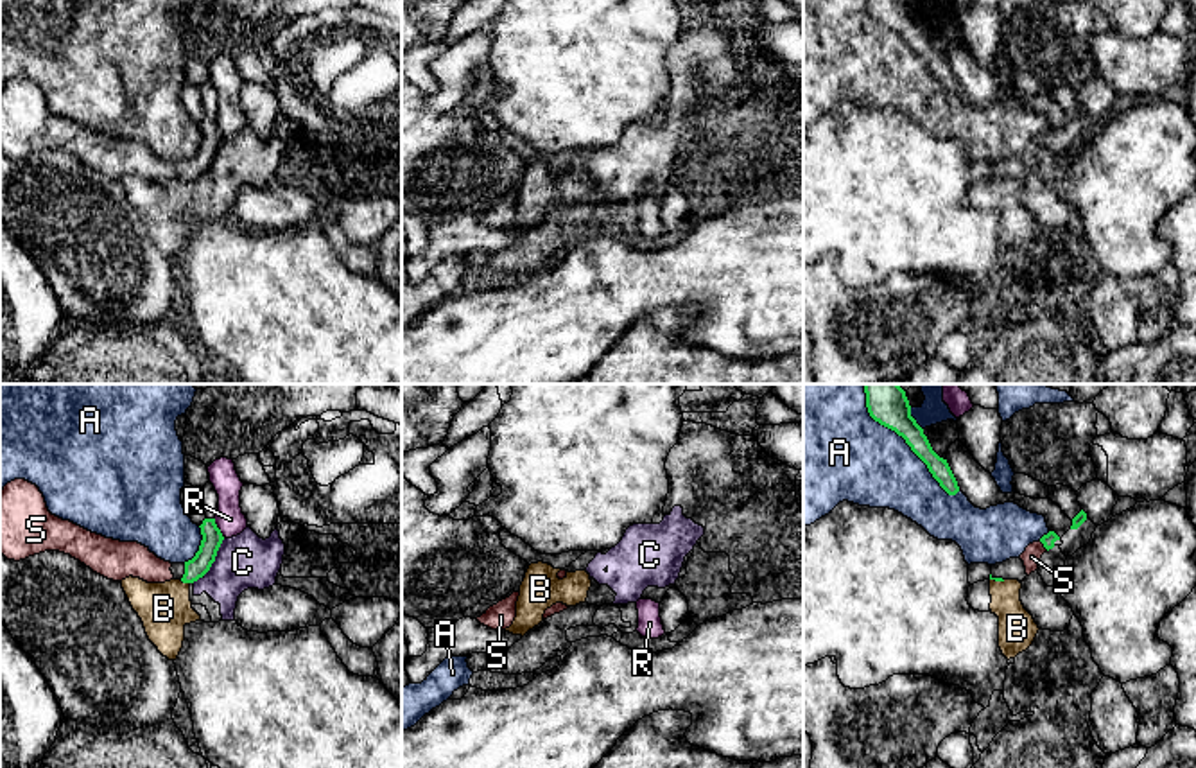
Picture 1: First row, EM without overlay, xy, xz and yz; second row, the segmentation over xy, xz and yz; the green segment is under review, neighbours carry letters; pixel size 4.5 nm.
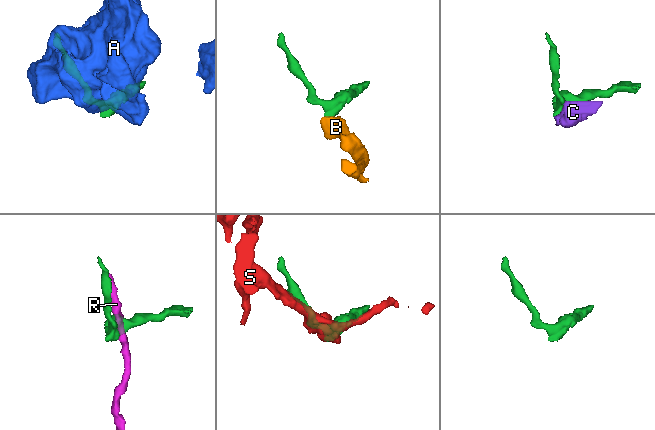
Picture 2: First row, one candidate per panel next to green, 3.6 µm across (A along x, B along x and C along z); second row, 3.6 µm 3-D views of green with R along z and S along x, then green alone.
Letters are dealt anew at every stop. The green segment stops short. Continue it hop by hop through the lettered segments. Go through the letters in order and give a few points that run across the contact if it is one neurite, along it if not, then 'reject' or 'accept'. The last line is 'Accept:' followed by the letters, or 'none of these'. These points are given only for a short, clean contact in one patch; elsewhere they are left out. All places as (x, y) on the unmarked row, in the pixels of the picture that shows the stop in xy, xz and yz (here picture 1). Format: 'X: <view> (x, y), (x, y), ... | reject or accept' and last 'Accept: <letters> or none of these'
A: reject
B: xy (180, 178), (189, 182) | reject
C: xy (225, 135), (212, 164), (192, 180) | reject
R: xy (214, 117), (223, 135) | reject
S: yz (1051, 135), (1044, 144), (1031, 155) | accept
Accept: S

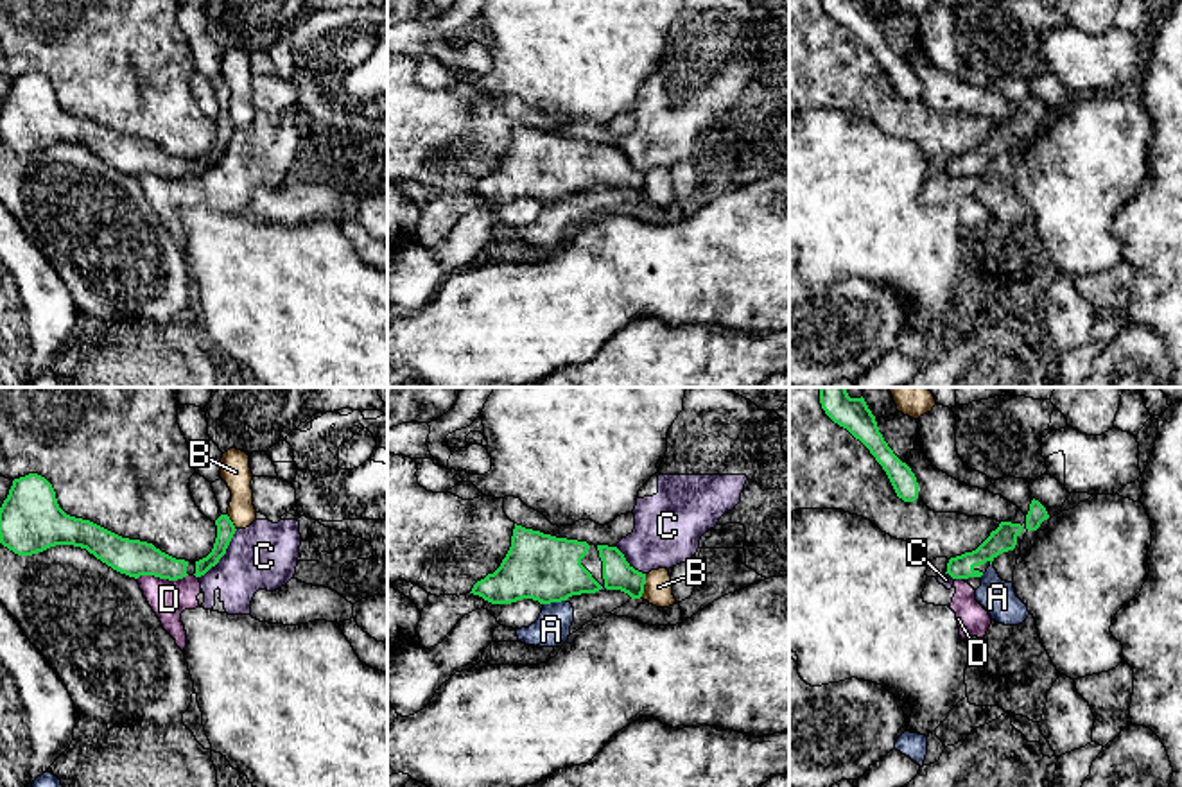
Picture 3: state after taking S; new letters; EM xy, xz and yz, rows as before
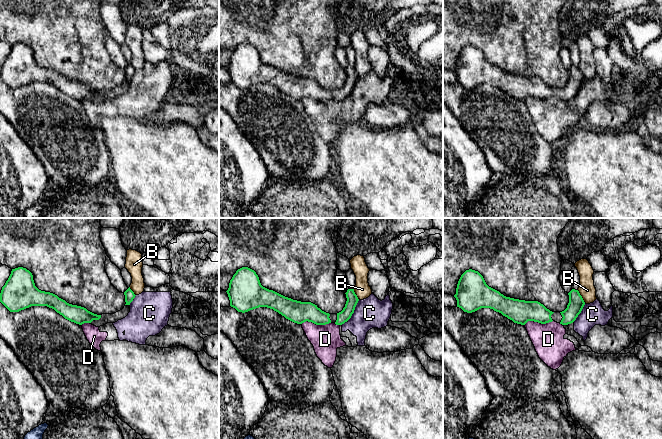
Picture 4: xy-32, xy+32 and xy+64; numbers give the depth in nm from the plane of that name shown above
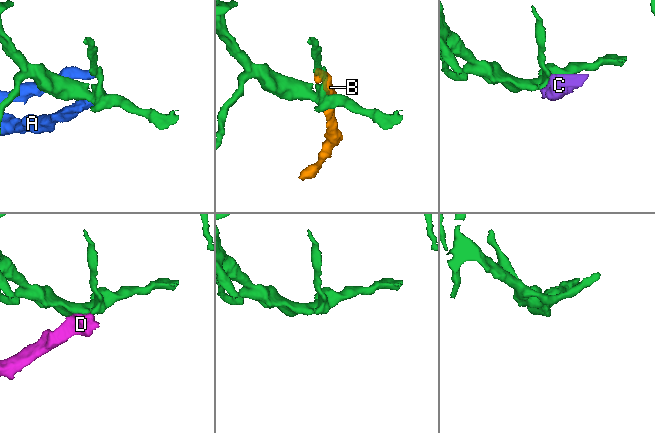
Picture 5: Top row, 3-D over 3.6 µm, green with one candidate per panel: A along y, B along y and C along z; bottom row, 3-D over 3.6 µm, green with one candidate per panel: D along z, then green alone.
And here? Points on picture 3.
A: xz (565, 198), (544, 203) | reject
B: xz (646, 172), (641, 194) | reject
C: xy (237, 128), (226, 151), (199, 176) | reject
D: xy (187, 172), (176, 178), (153, 174), (140, 174), (137, 178) | reject
Accept: none of these

